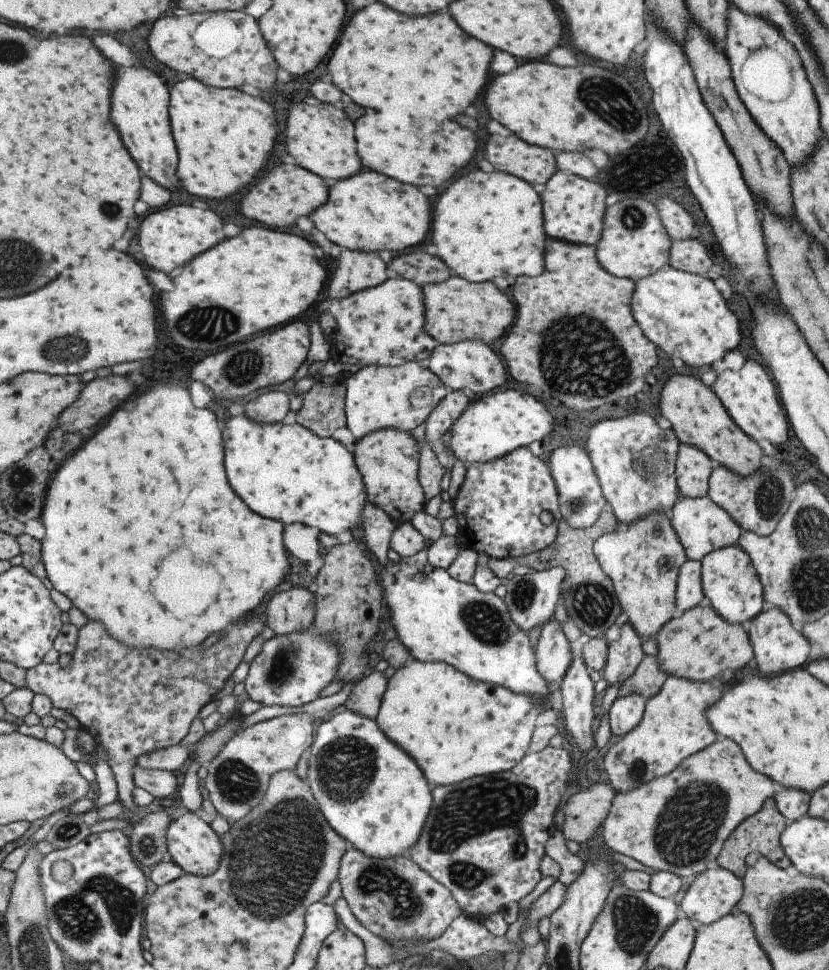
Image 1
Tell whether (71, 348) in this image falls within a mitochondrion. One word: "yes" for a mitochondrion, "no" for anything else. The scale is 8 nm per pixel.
yes

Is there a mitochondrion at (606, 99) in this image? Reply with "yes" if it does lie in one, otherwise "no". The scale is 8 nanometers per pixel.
yes

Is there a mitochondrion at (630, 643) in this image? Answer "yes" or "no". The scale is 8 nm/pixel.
no

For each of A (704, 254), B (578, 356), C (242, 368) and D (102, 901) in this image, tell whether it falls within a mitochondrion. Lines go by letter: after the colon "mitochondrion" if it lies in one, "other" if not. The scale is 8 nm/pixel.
A: other
B: mitochondrion
C: mitochondrion
D: mitochondrion

